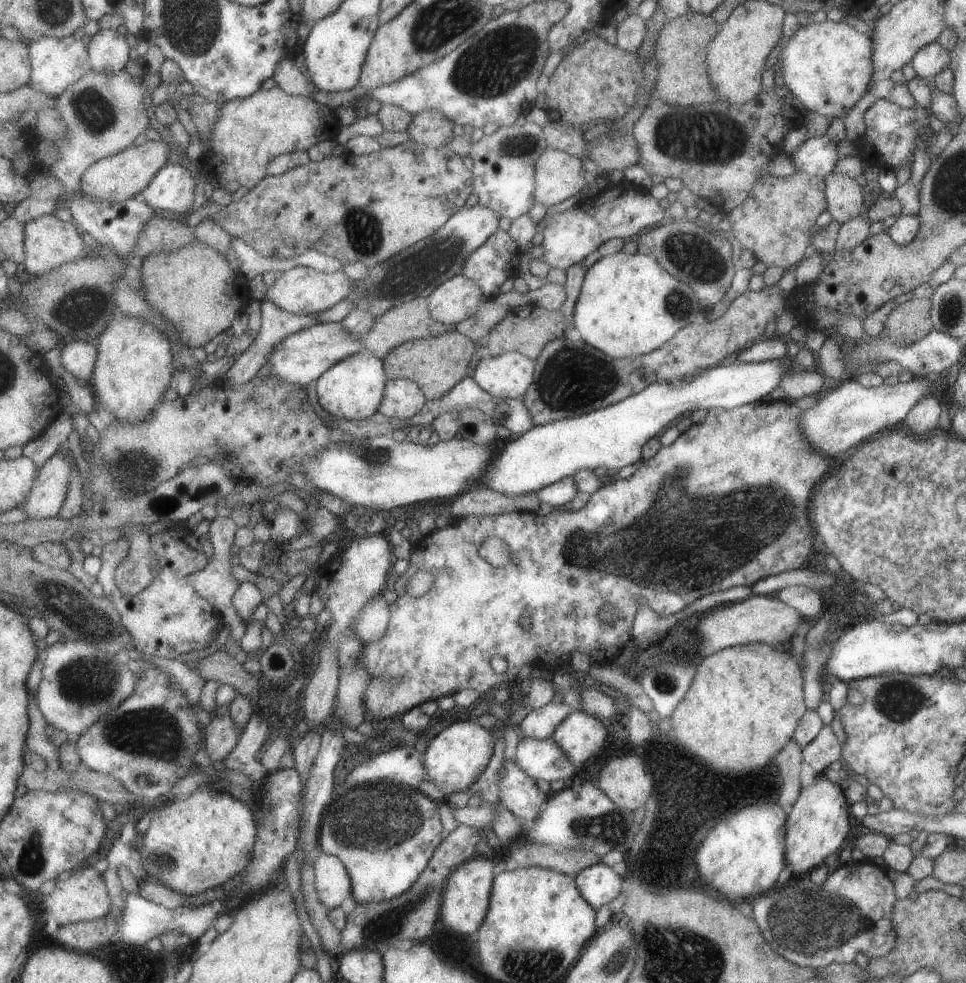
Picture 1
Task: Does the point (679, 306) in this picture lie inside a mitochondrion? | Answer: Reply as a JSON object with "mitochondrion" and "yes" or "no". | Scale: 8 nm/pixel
{"mitochondrion":"yes"}

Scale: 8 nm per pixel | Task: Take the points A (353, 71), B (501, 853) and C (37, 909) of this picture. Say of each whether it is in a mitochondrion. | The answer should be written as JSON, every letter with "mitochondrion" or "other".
{"A":"other","B":"other","C":"other"}

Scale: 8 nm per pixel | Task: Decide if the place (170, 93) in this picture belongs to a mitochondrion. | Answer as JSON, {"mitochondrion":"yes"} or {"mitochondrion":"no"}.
{"mitochondrion":"no"}

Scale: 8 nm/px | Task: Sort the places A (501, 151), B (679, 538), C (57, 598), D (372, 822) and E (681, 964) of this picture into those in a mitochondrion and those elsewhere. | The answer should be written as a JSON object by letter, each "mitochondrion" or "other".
{"A":"mitochondrion","B":"mitochondrion","C":"mitochondrion","D":"mitochondrion","E":"mitochondrion"}

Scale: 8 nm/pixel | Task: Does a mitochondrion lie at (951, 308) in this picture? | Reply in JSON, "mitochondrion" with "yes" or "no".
{"mitochondrion":"yes"}

